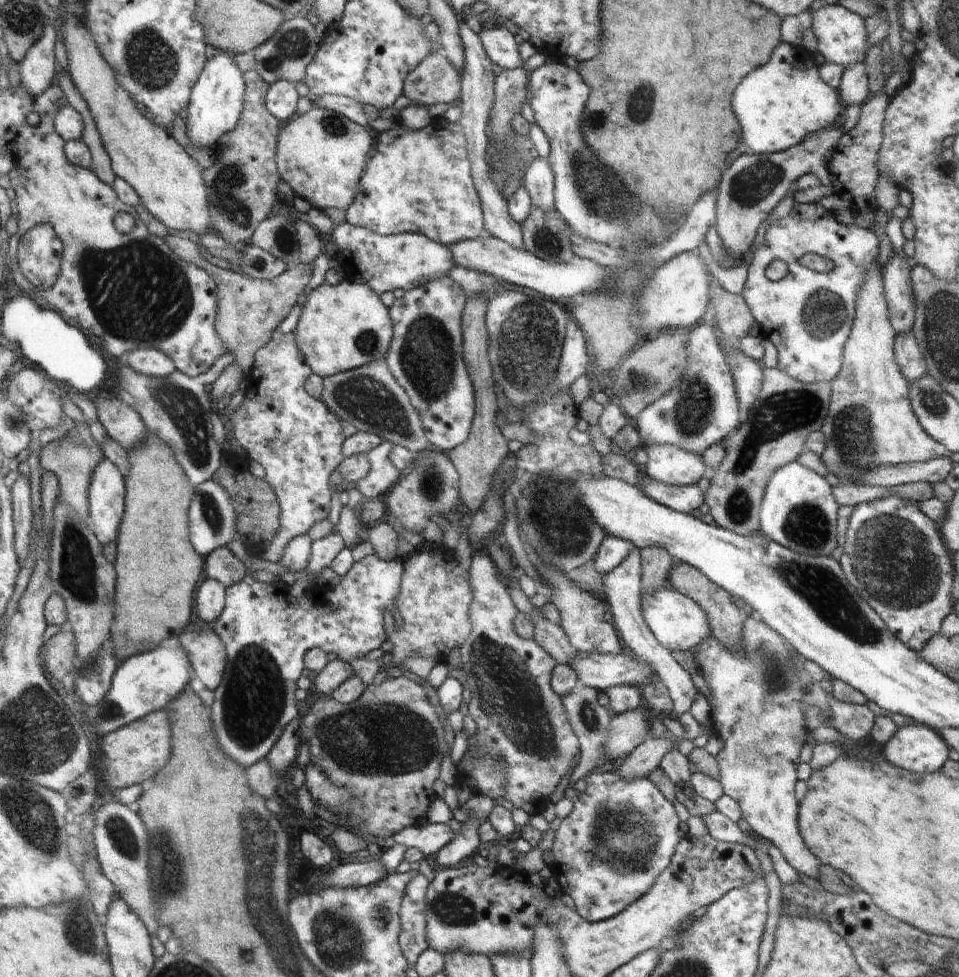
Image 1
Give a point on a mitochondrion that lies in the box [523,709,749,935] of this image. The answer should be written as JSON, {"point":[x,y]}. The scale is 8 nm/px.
{"point":[625,836]}

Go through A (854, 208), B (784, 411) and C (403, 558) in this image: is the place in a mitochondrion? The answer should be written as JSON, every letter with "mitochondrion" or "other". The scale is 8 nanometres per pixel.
{"A":"other","B":"mitochondrion","C":"other"}

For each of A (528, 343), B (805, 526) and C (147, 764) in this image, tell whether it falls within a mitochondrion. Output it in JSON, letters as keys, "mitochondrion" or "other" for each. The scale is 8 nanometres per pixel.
{"A":"mitochondrion","B":"mitochondrion","C":"other"}

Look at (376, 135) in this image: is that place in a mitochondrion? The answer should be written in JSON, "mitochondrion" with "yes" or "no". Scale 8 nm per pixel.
{"mitochondrion":"no"}

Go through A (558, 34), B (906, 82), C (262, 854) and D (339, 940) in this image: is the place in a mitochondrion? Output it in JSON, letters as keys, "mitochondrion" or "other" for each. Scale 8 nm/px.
{"A":"other","B":"other","C":"mitochondrion","D":"mitochondrion"}

